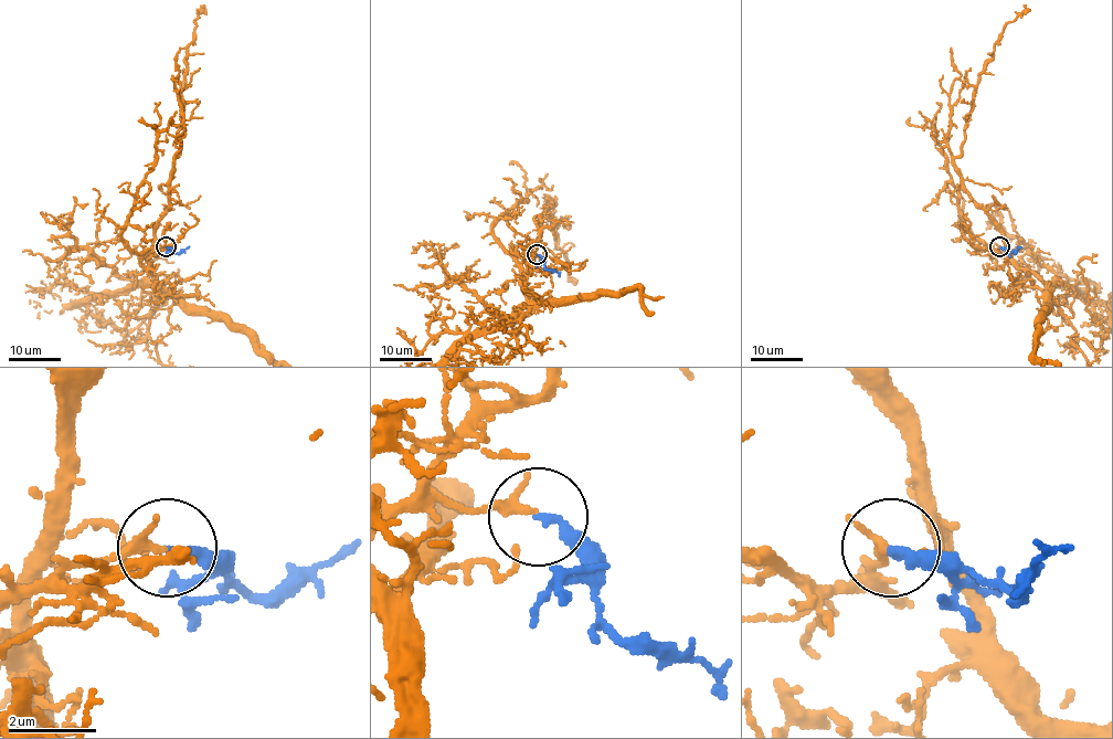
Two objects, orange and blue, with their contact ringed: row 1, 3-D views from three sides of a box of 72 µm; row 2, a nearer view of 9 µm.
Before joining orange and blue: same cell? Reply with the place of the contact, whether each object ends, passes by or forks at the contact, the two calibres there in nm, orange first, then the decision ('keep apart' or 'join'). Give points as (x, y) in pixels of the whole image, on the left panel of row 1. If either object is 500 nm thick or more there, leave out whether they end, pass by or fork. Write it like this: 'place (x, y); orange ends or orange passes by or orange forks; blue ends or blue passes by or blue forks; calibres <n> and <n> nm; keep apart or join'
place (166, 246); orange forks; blue ends; calibres 140 and 220 nm; join

